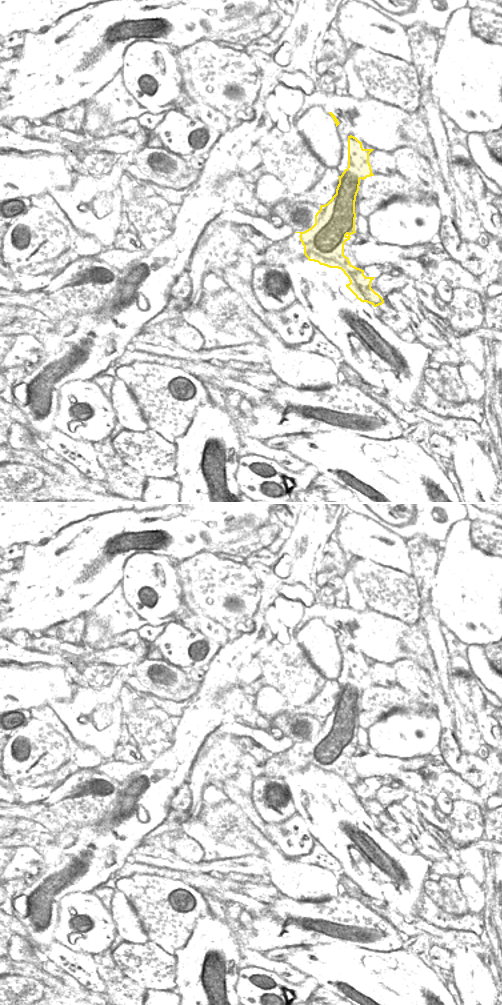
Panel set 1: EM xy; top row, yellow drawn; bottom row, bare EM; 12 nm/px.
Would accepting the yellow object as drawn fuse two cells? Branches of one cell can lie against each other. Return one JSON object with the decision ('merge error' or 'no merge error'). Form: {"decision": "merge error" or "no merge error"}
{"decision": "merge error"}

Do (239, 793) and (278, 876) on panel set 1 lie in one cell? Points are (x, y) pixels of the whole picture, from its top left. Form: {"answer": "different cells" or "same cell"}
{"answer": "different cells"}

